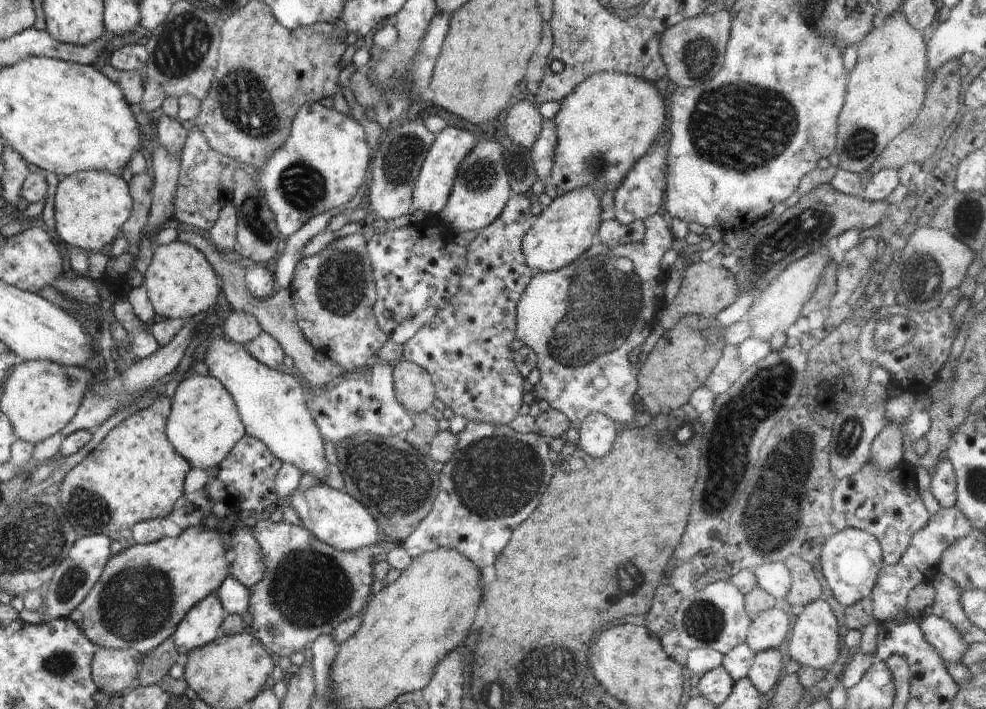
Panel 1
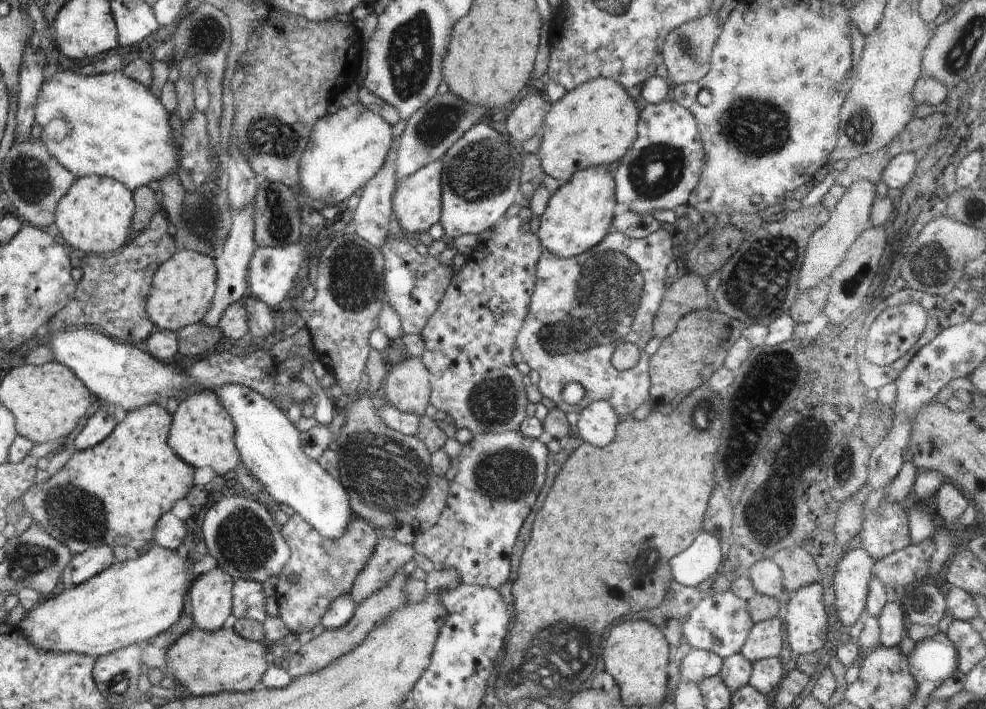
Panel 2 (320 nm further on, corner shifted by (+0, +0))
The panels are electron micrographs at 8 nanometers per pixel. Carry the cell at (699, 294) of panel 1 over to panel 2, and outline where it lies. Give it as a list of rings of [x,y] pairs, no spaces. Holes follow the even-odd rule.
[[[690,271],[665,291],[659,310],[653,320],[653,336],[664,338],[671,335],[680,318],[693,311],[707,310],[712,304],[708,294],[706,280]]]

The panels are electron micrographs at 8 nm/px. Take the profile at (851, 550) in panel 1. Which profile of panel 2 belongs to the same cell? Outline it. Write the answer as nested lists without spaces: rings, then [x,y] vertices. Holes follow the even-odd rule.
[[[857,548],[846,550],[834,567],[835,605],[846,628],[852,627],[865,612],[875,562],[863,549]]]

